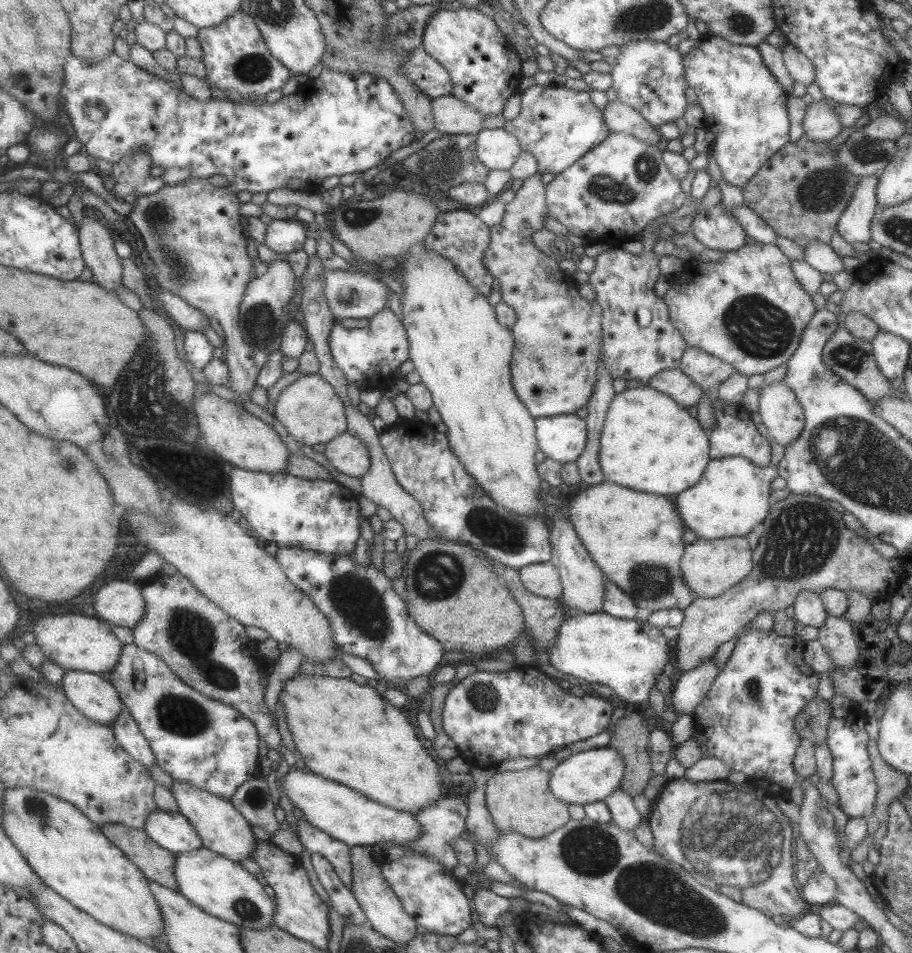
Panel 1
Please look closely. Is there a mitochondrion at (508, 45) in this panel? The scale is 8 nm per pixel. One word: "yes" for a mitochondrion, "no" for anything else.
no

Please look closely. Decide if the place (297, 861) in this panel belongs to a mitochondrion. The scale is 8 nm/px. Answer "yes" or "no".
no

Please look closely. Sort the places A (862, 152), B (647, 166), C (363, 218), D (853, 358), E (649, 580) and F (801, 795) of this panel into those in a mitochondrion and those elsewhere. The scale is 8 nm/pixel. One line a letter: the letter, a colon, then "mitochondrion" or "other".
A: mitochondrion
B: mitochondrion
C: mitochondrion
D: mitochondrion
E: mitochondrion
F: other

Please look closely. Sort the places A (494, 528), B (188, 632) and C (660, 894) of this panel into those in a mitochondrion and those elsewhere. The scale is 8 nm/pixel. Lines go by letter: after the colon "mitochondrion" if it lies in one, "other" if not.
A: mitochondrion
B: mitochondrion
C: mitochondrion

